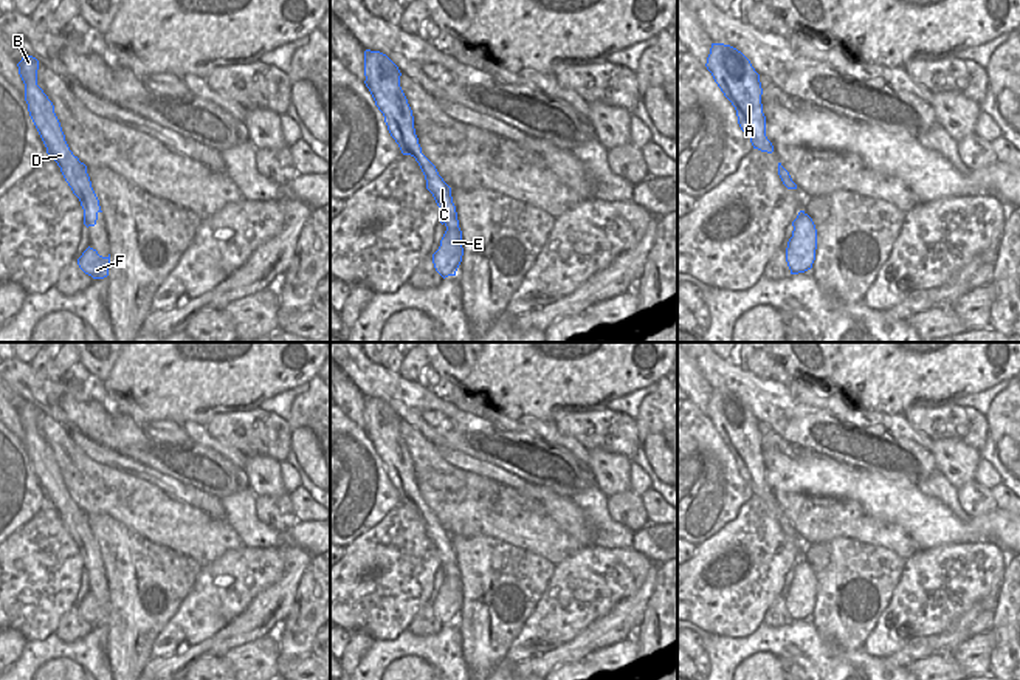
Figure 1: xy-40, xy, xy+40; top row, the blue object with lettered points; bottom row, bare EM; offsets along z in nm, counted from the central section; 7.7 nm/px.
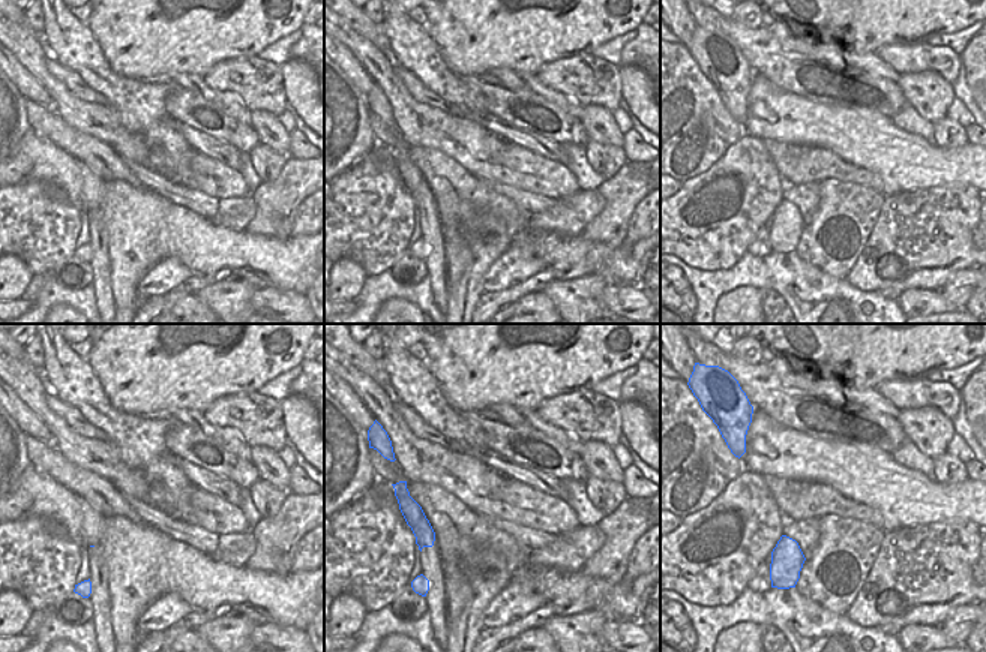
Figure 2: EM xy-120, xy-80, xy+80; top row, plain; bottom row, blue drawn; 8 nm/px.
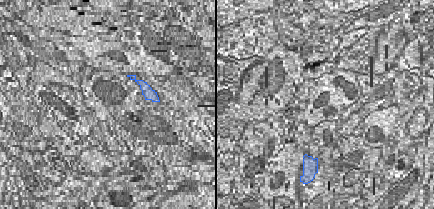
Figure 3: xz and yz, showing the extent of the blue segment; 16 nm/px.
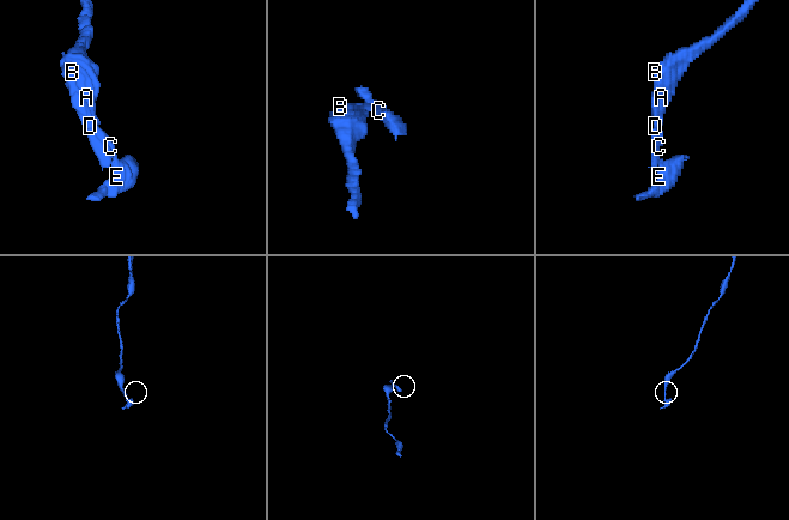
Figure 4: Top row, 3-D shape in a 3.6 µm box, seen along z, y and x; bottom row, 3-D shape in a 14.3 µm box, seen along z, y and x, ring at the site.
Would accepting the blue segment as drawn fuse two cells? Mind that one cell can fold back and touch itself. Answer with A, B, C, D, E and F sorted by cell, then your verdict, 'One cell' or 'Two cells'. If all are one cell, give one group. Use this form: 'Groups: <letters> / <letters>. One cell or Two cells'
Groups: A B C D / E F. Two cells

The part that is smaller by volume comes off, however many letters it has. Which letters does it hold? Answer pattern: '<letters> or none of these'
E, F

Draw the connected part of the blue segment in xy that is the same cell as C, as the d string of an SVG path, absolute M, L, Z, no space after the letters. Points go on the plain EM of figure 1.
M364 398L364 423L375 452L384 463L384 469L391 483L398 491L403 502L411 502L419 510L426 536L432 541L439 559L440 570L453 573L457 565L456 553L451 544L451 534L439 522L436 513L422 500L419 485L414 476L412 457L400 434L398 414L380 398Z

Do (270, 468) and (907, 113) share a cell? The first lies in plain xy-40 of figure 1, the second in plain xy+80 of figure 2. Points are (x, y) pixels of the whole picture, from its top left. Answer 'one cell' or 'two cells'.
two cells

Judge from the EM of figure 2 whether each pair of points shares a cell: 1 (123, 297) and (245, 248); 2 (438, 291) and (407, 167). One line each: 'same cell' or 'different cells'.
1: same cell
2: same cell

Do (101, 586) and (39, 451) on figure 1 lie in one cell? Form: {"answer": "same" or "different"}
{"answer": "same"}

